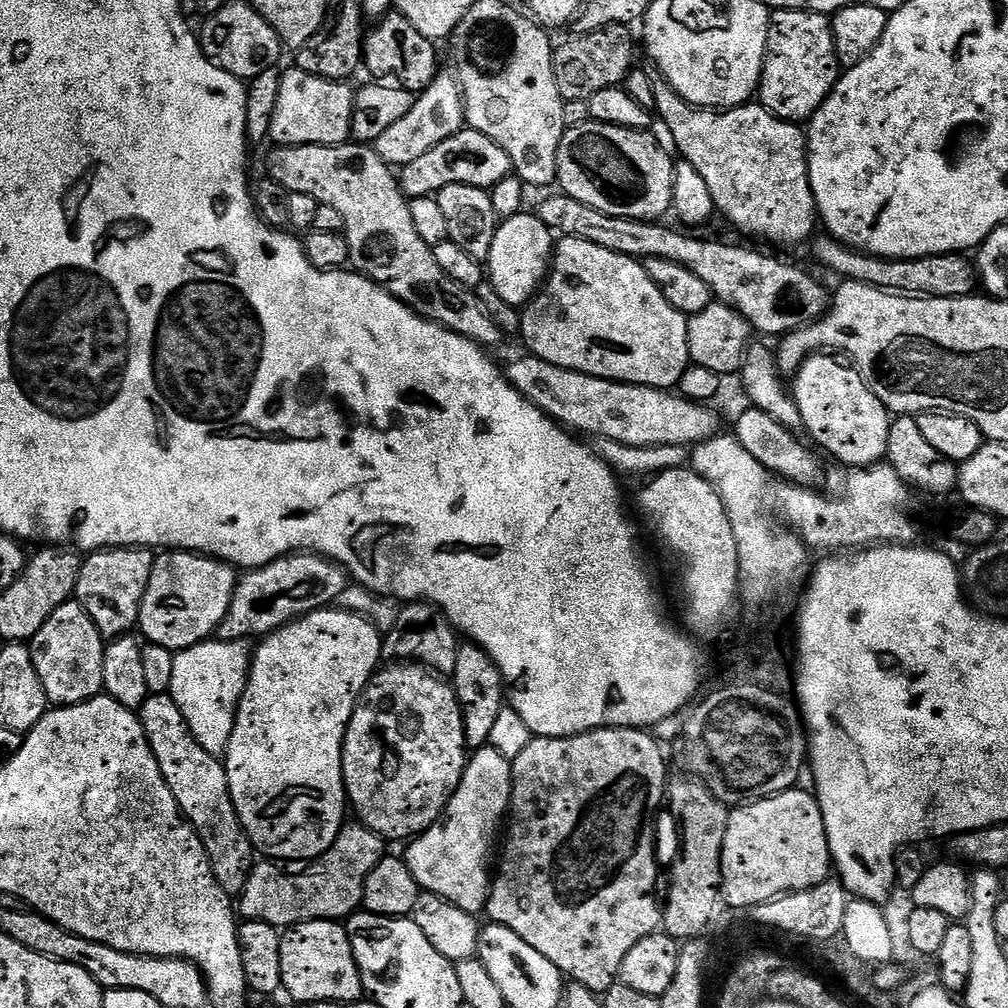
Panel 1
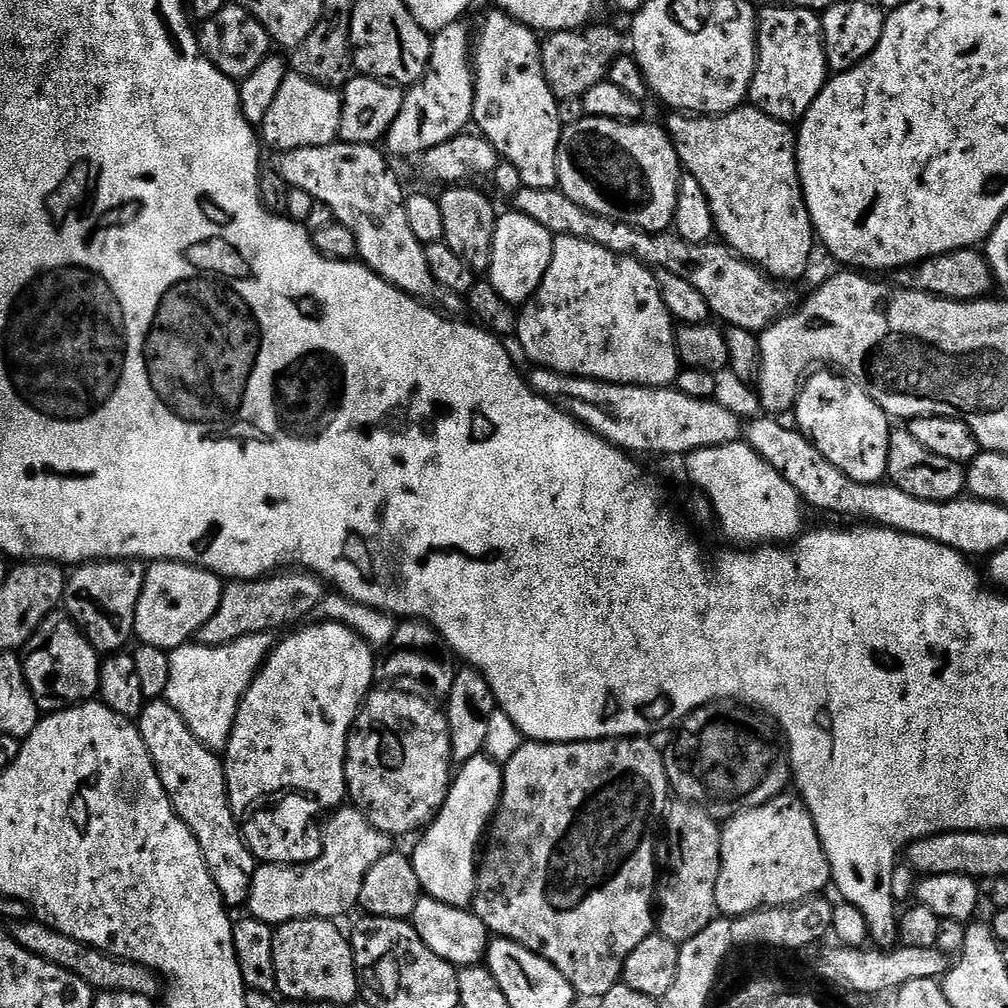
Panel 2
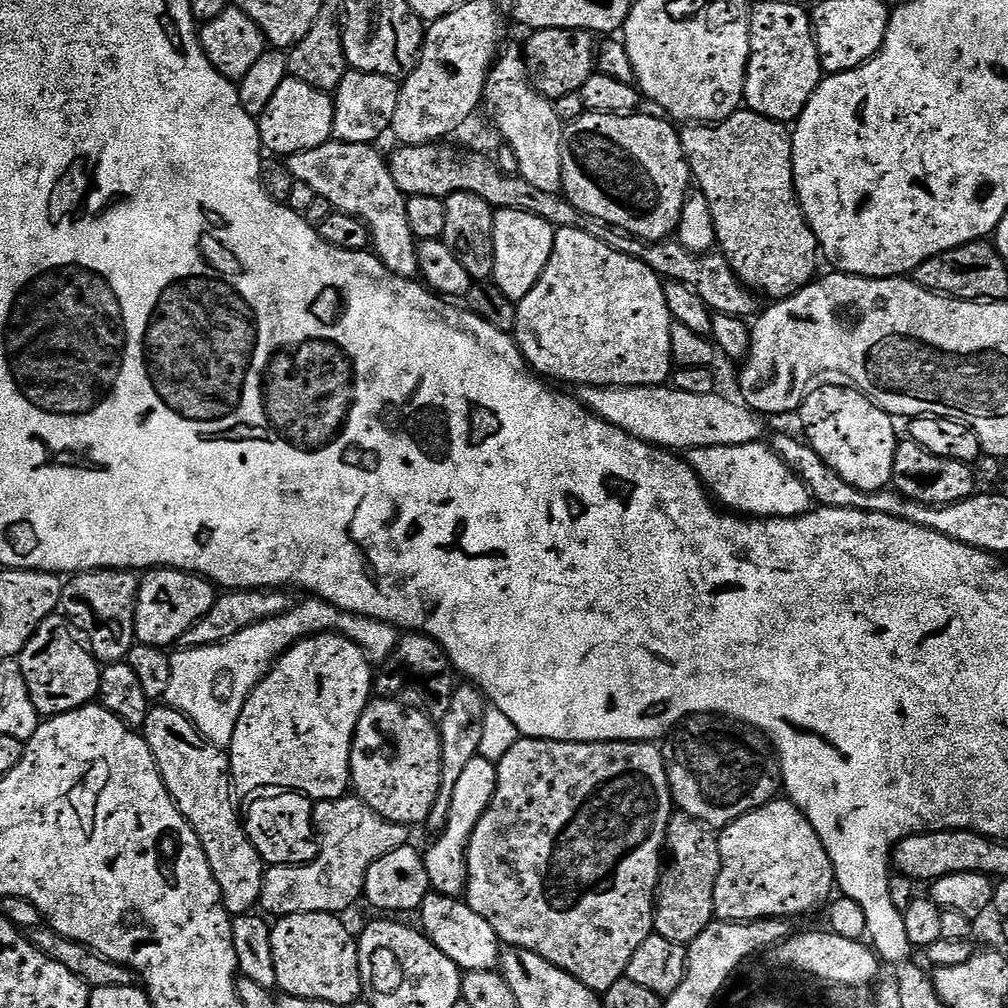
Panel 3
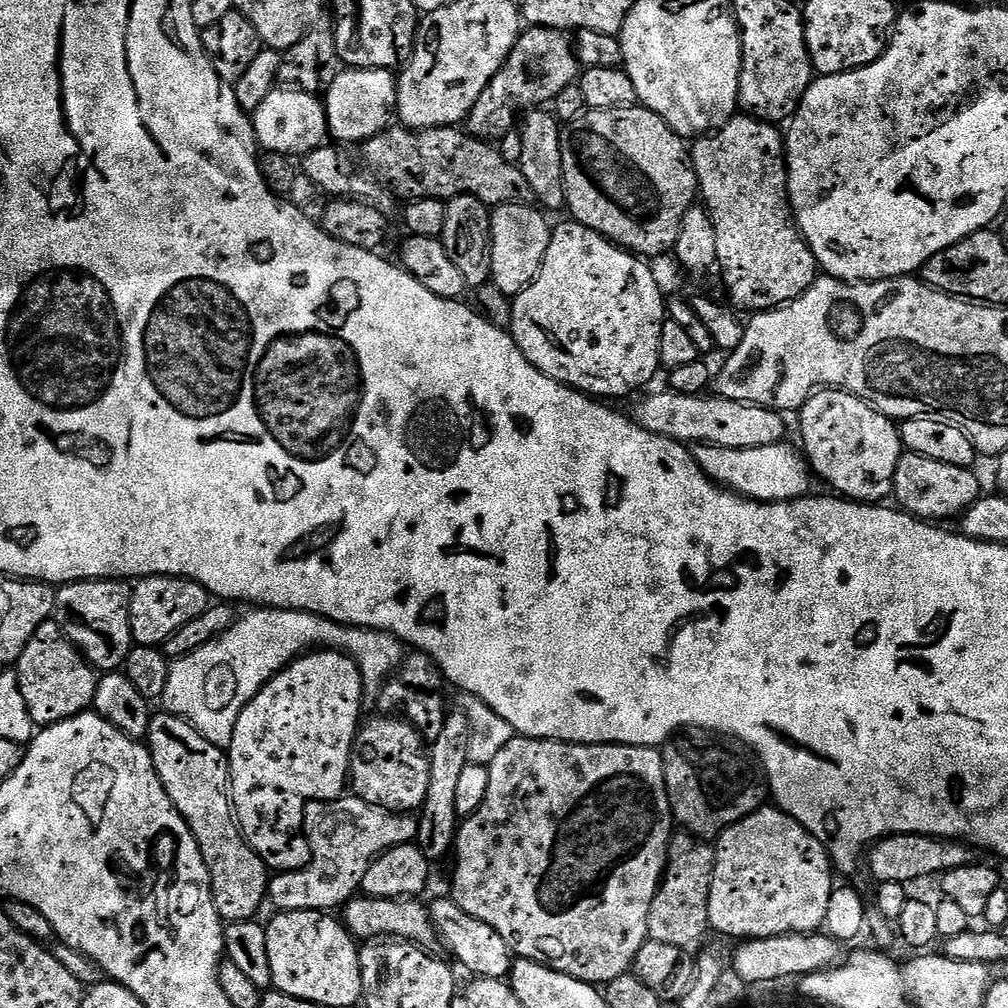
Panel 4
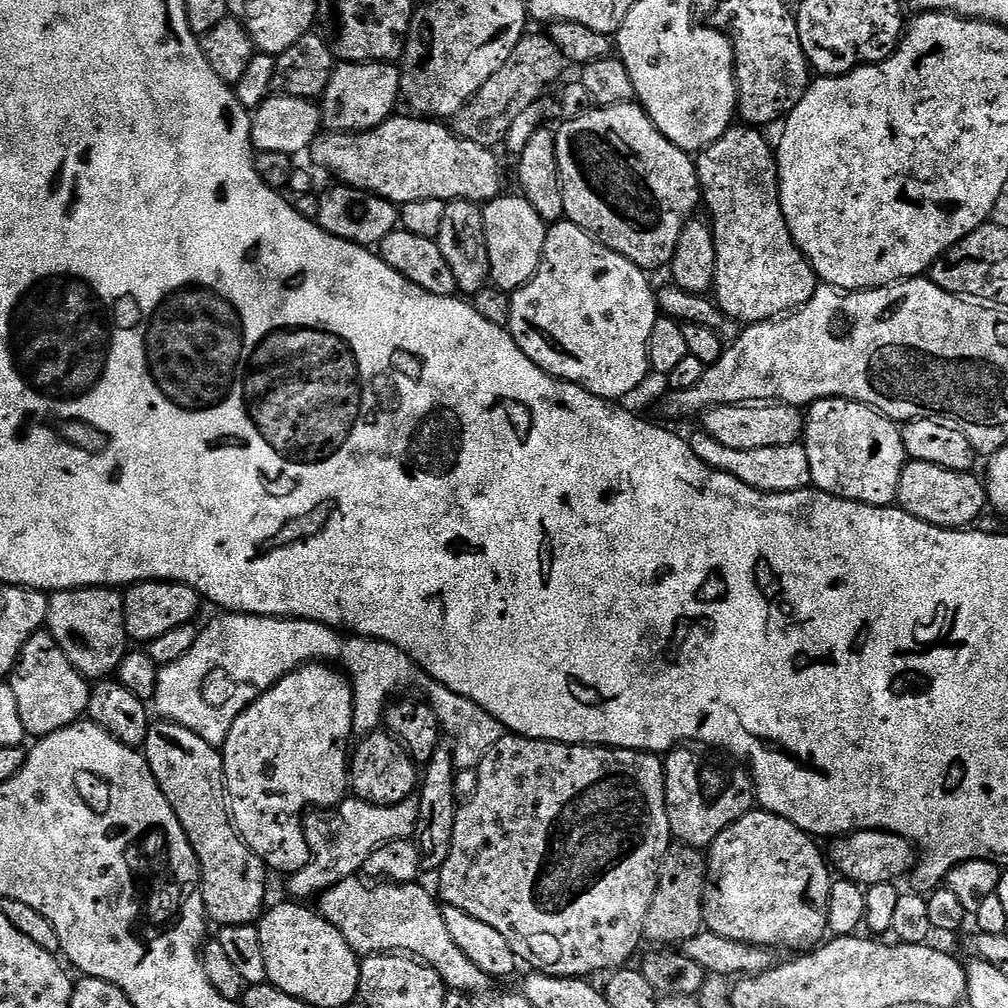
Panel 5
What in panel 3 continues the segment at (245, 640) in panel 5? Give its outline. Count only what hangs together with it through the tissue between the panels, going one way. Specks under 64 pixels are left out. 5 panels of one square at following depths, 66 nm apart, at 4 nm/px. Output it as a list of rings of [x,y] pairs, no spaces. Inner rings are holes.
[[[308,598],[301,608],[293,606],[274,618],[246,626],[246,630],[234,634],[234,638],[221,644],[173,651],[170,690],[166,690],[164,695],[167,707],[175,708],[184,715],[215,748],[231,749],[234,726],[242,714],[244,703],[248,701],[248,695],[271,672],[273,664],[298,641],[321,632],[345,636],[350,642],[354,642],[354,646],[361,648],[366,658],[376,666],[390,658],[401,637],[393,624],[350,614],[325,600]]]

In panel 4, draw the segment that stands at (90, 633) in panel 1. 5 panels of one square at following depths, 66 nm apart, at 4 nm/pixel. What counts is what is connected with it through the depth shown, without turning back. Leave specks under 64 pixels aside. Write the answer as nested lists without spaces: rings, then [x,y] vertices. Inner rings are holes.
[[[55,619],[47,620],[34,630],[34,638],[26,642],[26,650],[22,650],[22,658],[14,665],[14,671],[22,686],[22,698],[26,698],[26,710],[30,710],[30,718],[38,726],[57,724],[92,708],[97,669],[69,642]]]

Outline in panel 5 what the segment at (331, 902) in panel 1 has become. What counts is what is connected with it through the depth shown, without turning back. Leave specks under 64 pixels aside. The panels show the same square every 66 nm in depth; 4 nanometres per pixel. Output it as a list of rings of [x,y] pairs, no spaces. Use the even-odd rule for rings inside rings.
[[[348,798],[339,805],[340,829],[336,836],[328,829],[327,815],[312,814],[307,817],[306,831],[308,846],[312,849],[312,859],[300,872],[287,877],[289,897],[300,902],[319,897],[321,892],[335,888],[337,884],[357,874],[363,873],[366,858],[382,846],[395,840],[412,840],[421,827],[420,806],[409,798],[397,804],[367,804],[359,798]],[[312,816],[312,817],[311,817]]]

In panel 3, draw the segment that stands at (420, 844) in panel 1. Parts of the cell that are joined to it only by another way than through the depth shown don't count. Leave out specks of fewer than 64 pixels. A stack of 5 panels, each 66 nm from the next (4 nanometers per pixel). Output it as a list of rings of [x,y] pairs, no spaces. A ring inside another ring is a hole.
[[[476,756],[466,765],[466,770],[458,777],[454,786],[454,798],[450,798],[450,818],[446,822],[443,832],[435,837],[436,840],[429,846],[428,852],[423,853],[426,874],[432,883],[431,891],[437,896],[464,896],[464,887],[468,885],[468,867],[466,866],[466,854],[470,834],[474,832],[474,826],[478,826],[478,818],[490,806],[490,798],[494,794],[496,785],[495,763],[481,756]]]

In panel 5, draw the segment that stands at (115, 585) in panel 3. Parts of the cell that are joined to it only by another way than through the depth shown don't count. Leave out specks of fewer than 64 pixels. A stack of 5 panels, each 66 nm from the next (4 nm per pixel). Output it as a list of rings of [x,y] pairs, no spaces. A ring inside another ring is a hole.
[[[75,588],[54,592],[48,596],[48,623],[46,631],[55,638],[70,662],[92,682],[111,677],[117,671],[122,658],[130,651],[130,637],[124,617],[124,598],[114,588]]]

